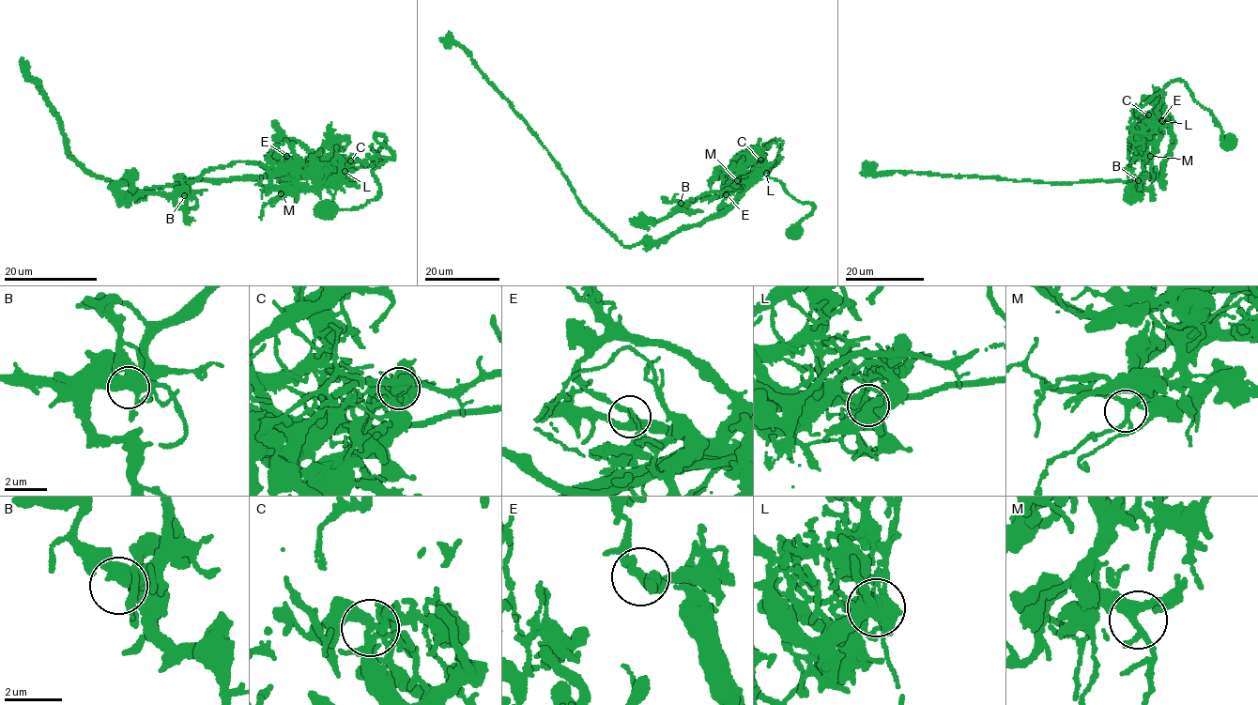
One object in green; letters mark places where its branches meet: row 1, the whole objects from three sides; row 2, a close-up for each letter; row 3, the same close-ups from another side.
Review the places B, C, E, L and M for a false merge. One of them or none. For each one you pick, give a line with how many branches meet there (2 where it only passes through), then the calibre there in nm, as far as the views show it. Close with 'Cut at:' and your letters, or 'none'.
C: 6 | 320 nm
Cut at: C

